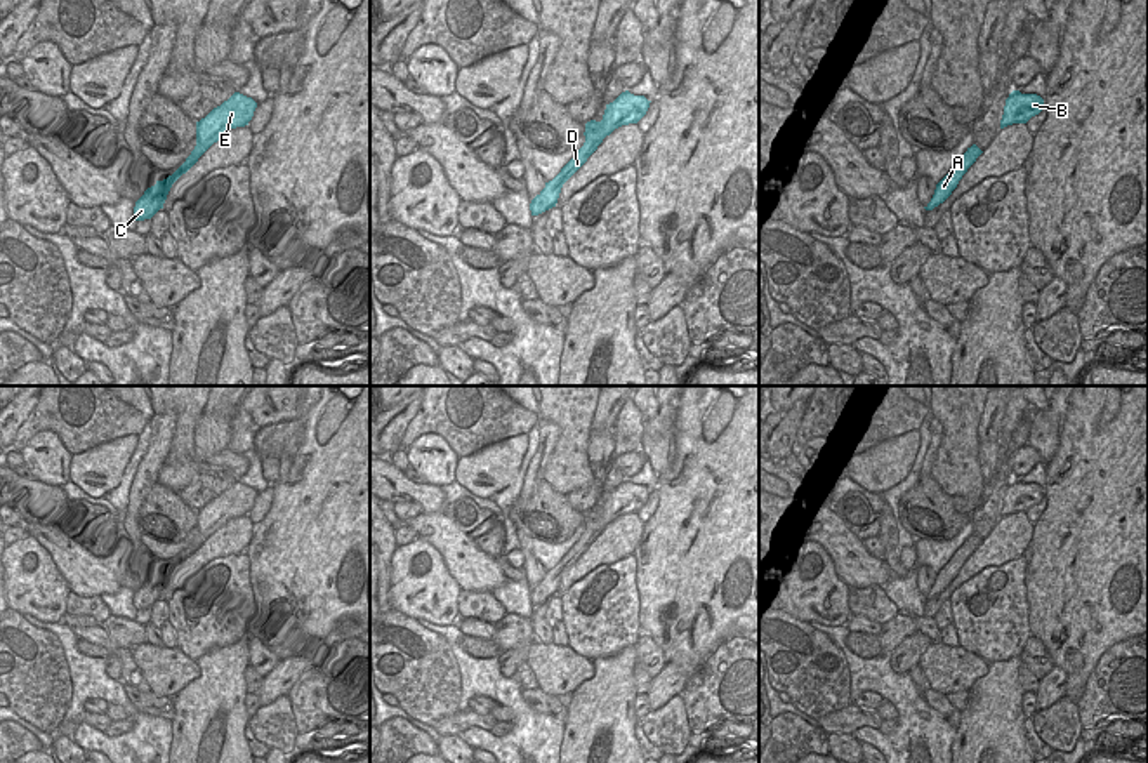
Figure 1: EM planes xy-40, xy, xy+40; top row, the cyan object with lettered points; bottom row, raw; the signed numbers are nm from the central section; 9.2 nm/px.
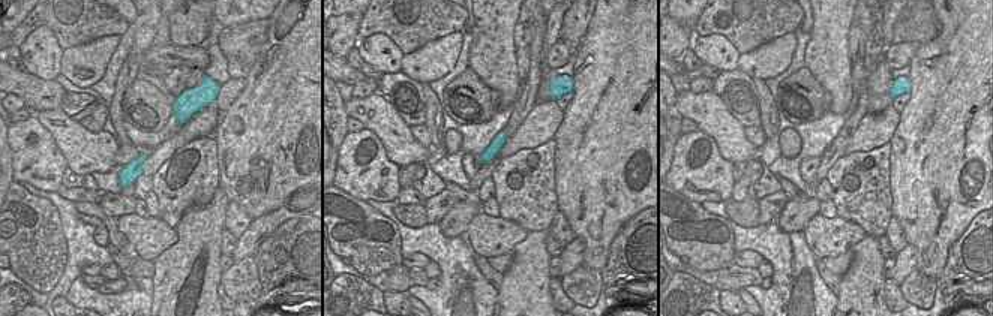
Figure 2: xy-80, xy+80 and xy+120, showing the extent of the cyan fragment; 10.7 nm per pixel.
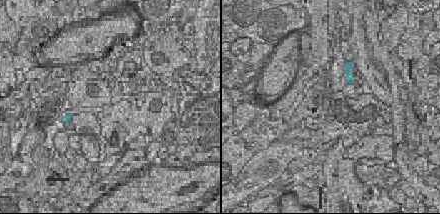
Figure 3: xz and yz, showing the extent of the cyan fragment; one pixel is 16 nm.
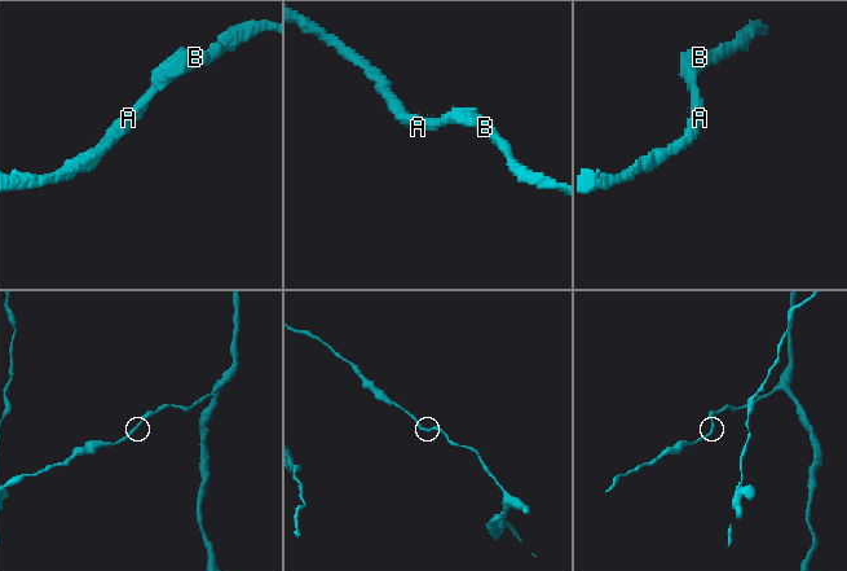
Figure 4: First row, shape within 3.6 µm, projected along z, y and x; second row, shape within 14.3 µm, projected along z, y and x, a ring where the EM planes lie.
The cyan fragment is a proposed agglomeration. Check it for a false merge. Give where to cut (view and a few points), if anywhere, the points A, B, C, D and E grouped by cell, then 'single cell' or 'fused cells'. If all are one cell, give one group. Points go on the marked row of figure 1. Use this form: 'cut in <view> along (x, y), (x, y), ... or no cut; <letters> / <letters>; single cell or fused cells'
no cut; A B C D E; single cell

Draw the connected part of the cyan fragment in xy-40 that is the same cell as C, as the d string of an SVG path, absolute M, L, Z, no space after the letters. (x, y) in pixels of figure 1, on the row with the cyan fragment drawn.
M234 92L221 106L214 108L205 118L196 122L196 146L186 162L167 179L156 181L155 186L148 188L144 195L135 202L134 217L135 221L151 219L167 200L172 184L186 174L198 158L217 143L228 130L245 127L254 116L257 103L240 92Z

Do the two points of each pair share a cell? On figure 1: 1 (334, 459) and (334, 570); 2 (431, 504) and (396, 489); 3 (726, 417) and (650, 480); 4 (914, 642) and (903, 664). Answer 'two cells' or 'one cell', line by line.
1: one cell
2: one cell
3: two cells
4: one cell

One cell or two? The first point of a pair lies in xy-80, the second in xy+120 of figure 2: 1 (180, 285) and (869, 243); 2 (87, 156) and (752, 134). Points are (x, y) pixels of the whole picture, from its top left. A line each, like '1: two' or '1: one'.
1: one
2: two

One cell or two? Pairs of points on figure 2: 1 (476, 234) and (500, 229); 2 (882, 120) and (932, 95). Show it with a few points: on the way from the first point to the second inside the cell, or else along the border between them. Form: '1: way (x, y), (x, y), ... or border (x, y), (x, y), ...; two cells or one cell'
1: way (482, 234), (494, 234); one cell
2: border (900, 114), (900, 120), (890, 140); two cells

